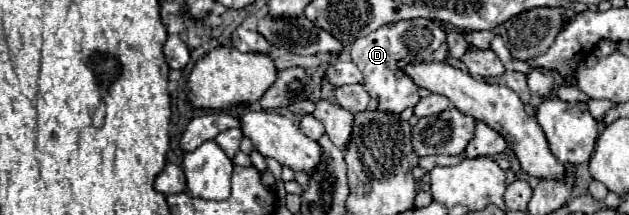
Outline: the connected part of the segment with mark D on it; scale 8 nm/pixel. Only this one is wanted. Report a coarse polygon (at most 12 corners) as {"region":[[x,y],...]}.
{"region":[[428,19],[388,23],[350,45],[380,111],[420,101],[398,61],[444,61],[446,33]]}

